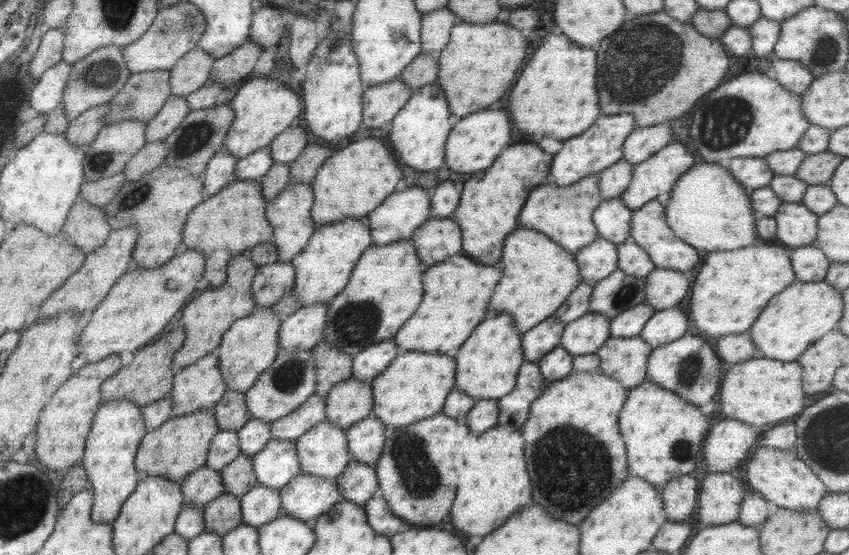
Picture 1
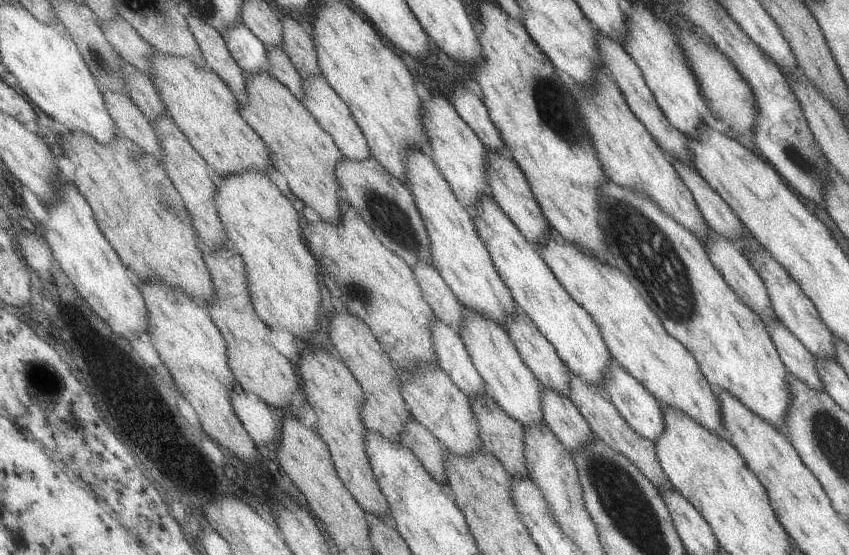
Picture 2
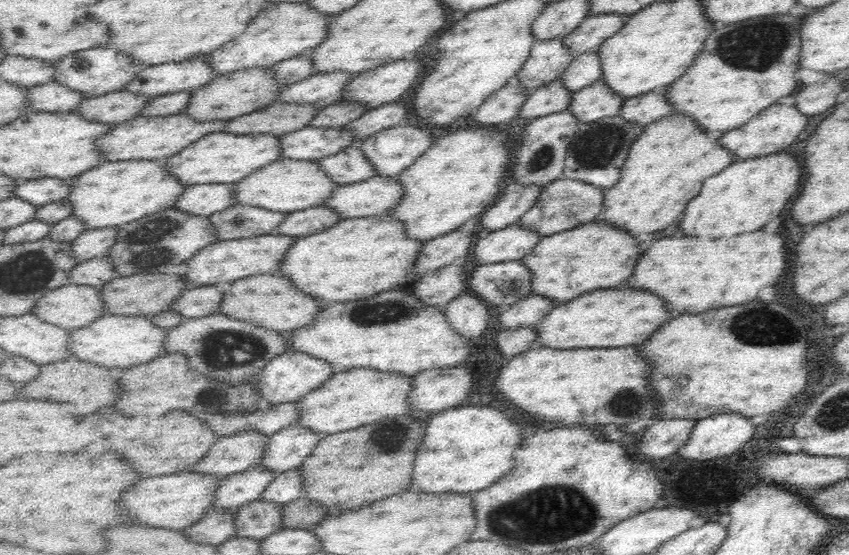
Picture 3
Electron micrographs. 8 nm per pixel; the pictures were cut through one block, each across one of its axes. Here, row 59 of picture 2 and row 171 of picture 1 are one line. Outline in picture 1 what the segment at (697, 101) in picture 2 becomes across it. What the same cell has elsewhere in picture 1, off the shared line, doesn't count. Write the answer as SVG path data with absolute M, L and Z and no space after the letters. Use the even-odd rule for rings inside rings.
M671 141L653 153L643 162L633 165L631 179L629 185L618 196L623 206L627 206L629 210L637 210L646 202L655 199L657 194L665 194L670 192L673 183L681 176L689 167L693 166L693 156L687 152L687 148L679 142Z

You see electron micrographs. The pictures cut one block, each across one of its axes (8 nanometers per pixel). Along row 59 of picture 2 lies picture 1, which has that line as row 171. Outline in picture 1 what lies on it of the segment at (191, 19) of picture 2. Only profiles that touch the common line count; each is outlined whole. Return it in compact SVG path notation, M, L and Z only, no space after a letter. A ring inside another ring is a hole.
M222 149L211 156L203 172L198 175L205 197L211 197L234 180L235 163L237 163L237 158L229 156Z

